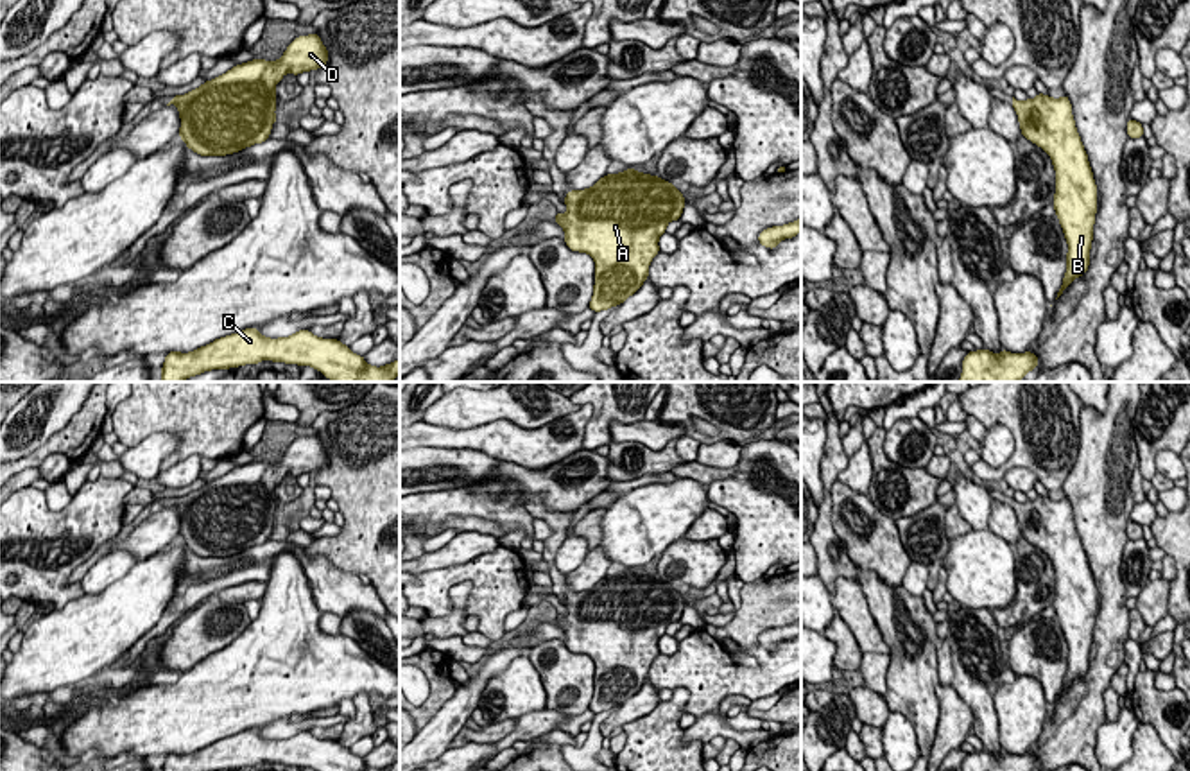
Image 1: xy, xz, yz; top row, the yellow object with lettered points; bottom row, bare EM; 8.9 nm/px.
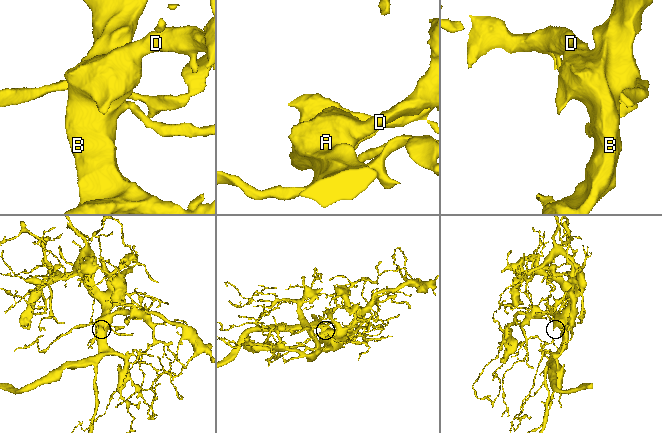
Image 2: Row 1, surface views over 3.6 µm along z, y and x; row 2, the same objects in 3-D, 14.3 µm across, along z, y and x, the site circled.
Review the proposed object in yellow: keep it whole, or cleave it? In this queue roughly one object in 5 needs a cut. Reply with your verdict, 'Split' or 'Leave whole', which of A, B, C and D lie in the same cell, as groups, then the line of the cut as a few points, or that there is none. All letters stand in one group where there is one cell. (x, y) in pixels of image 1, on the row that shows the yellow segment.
Leave whole. Groups: A B C D. No split

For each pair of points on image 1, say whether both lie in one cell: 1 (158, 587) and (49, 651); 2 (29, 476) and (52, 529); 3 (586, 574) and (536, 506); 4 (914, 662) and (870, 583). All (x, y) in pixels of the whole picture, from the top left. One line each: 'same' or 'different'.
1: same
2: different
3: different
4: same

